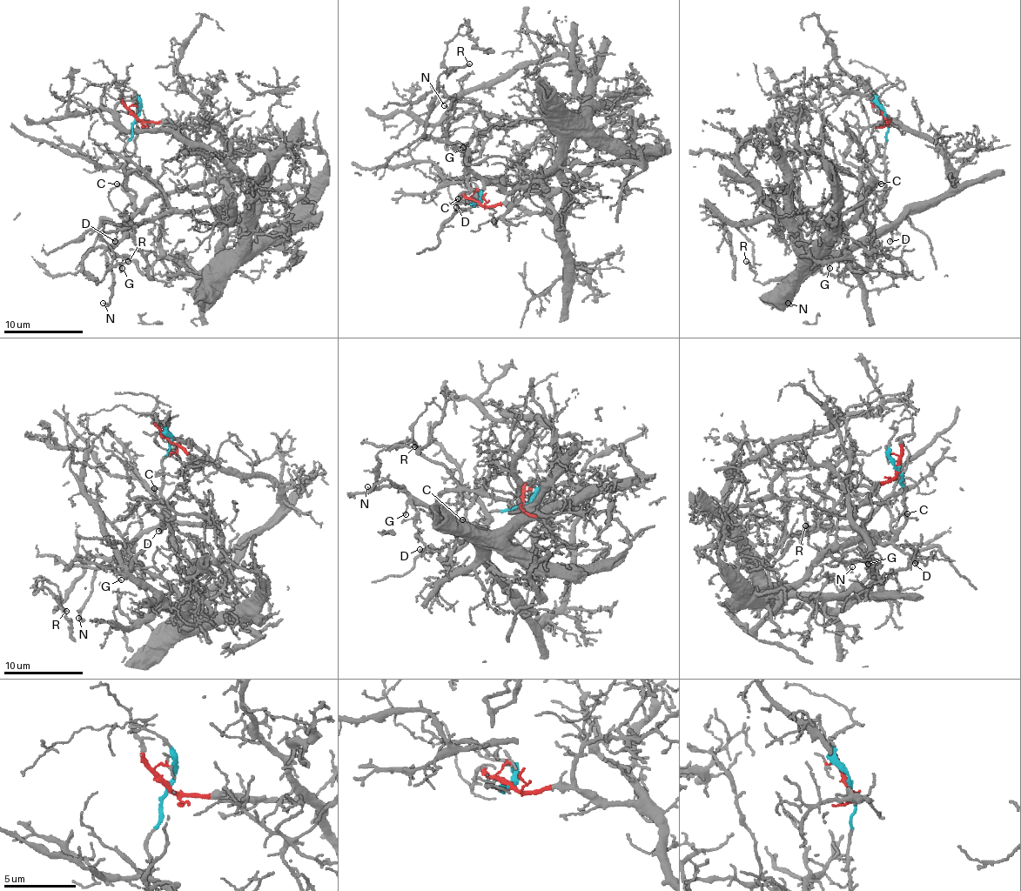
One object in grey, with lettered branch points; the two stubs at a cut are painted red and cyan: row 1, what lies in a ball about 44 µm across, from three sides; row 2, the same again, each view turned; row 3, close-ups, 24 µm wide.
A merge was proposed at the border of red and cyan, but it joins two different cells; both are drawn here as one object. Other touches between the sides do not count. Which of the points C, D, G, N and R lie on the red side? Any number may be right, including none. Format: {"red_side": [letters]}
{"red_side": []}

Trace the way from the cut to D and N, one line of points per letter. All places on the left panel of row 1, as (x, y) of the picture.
D: (137, 117), (132, 137), (124, 147), (124, 193), (137, 215), (117, 232), (115, 241)
N: (137, 117), (132, 137), (124, 147), (124, 193), (140, 211), (104, 252), (112, 272), (112, 297), (103, 302)

